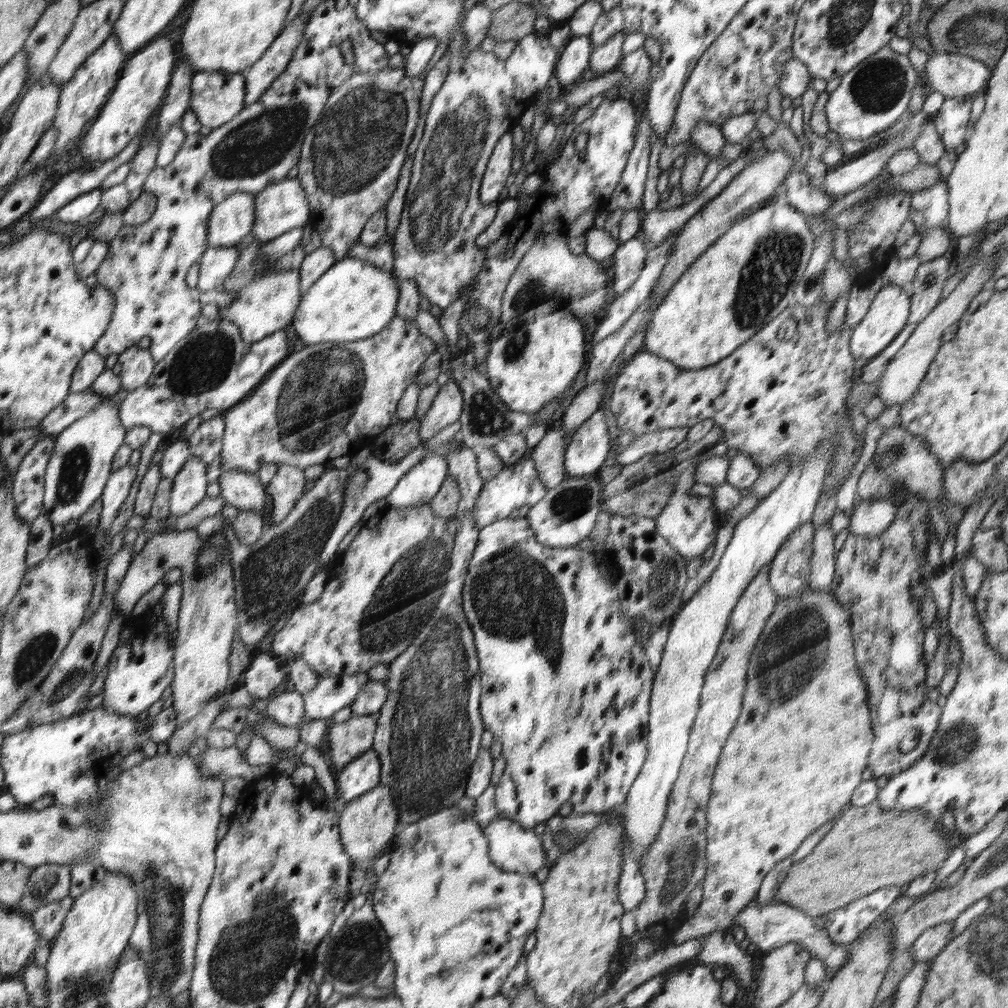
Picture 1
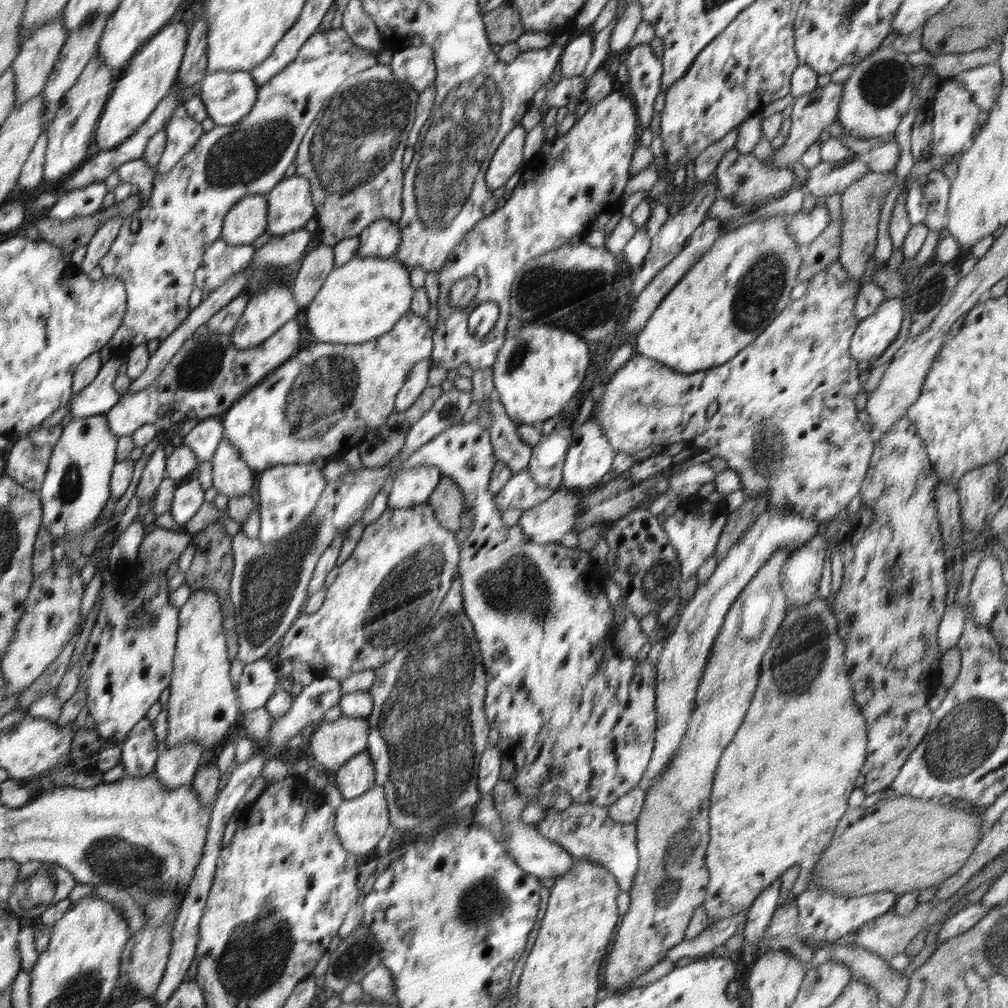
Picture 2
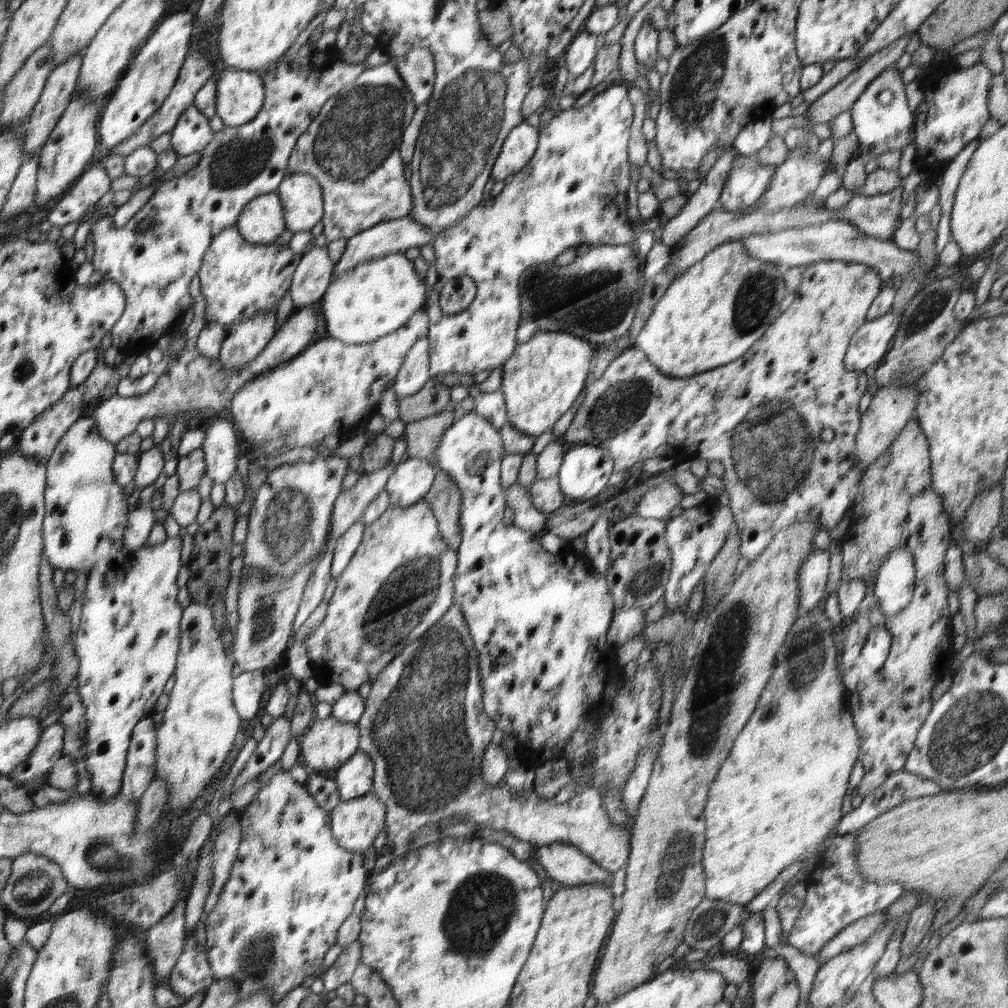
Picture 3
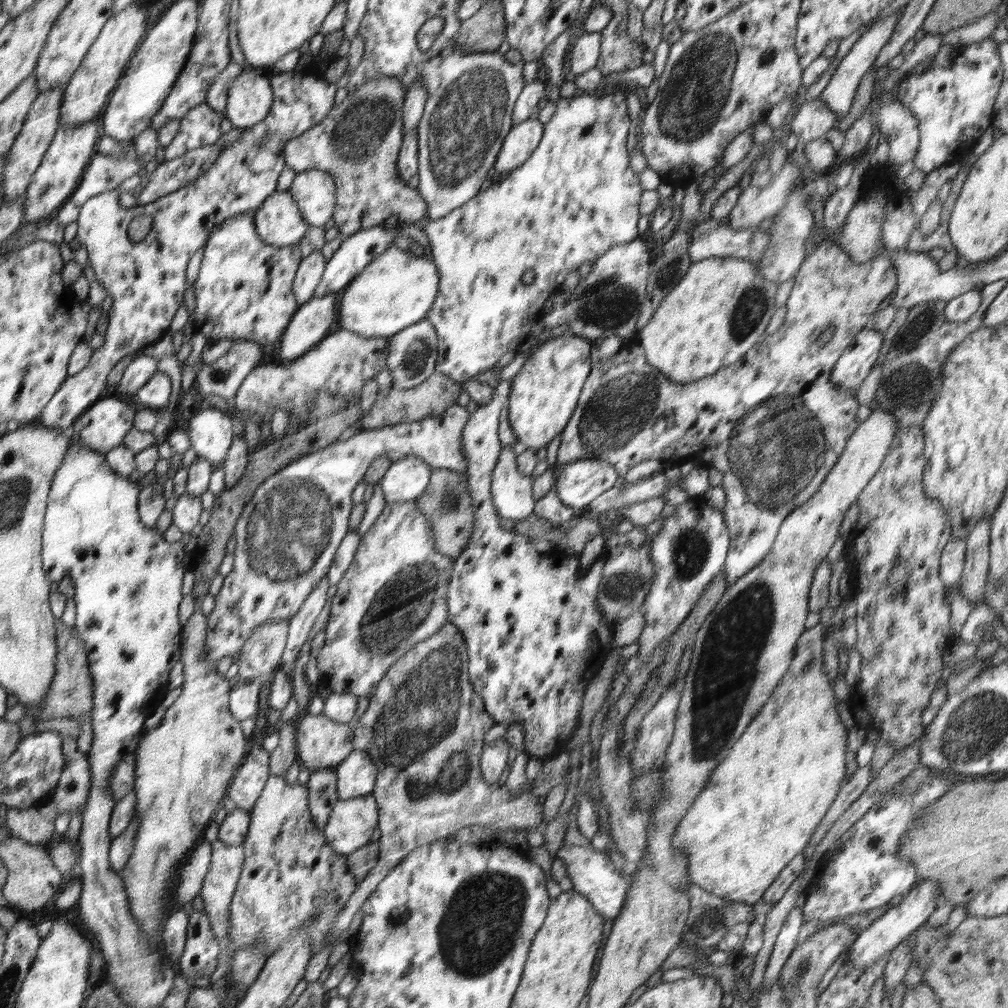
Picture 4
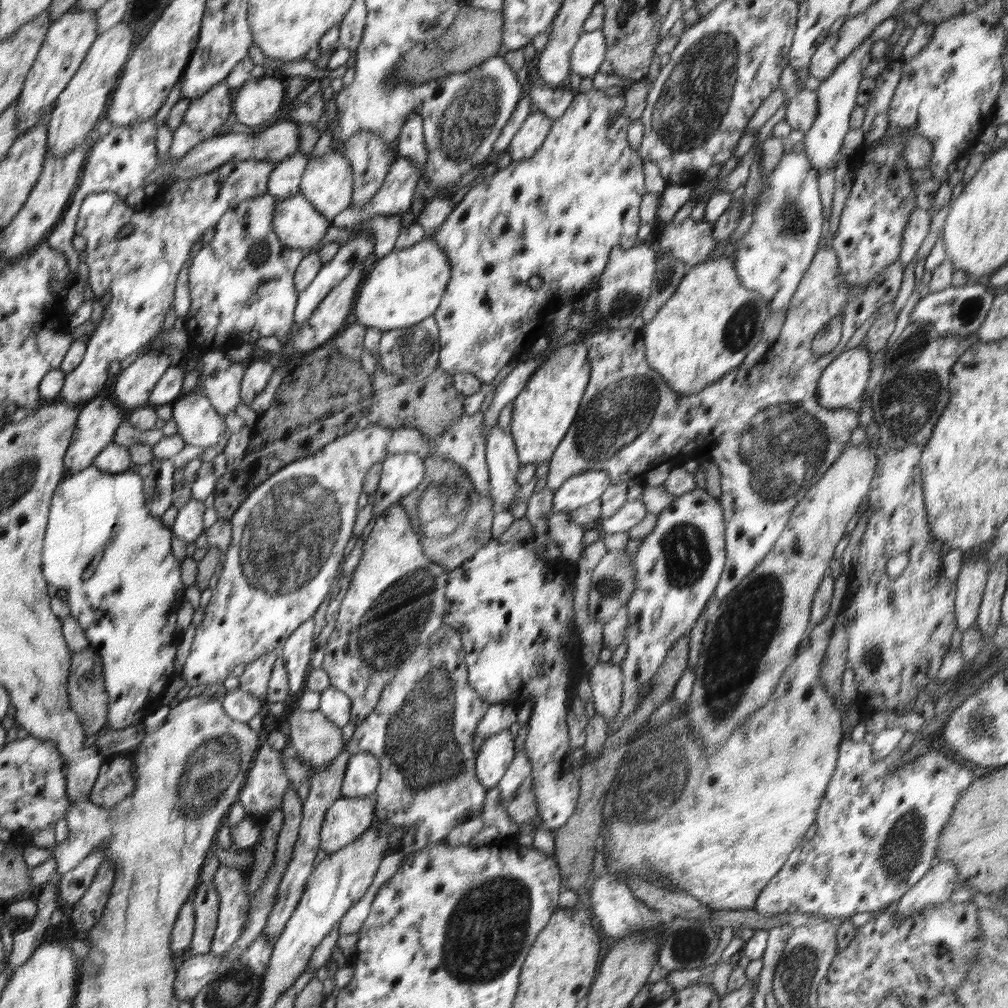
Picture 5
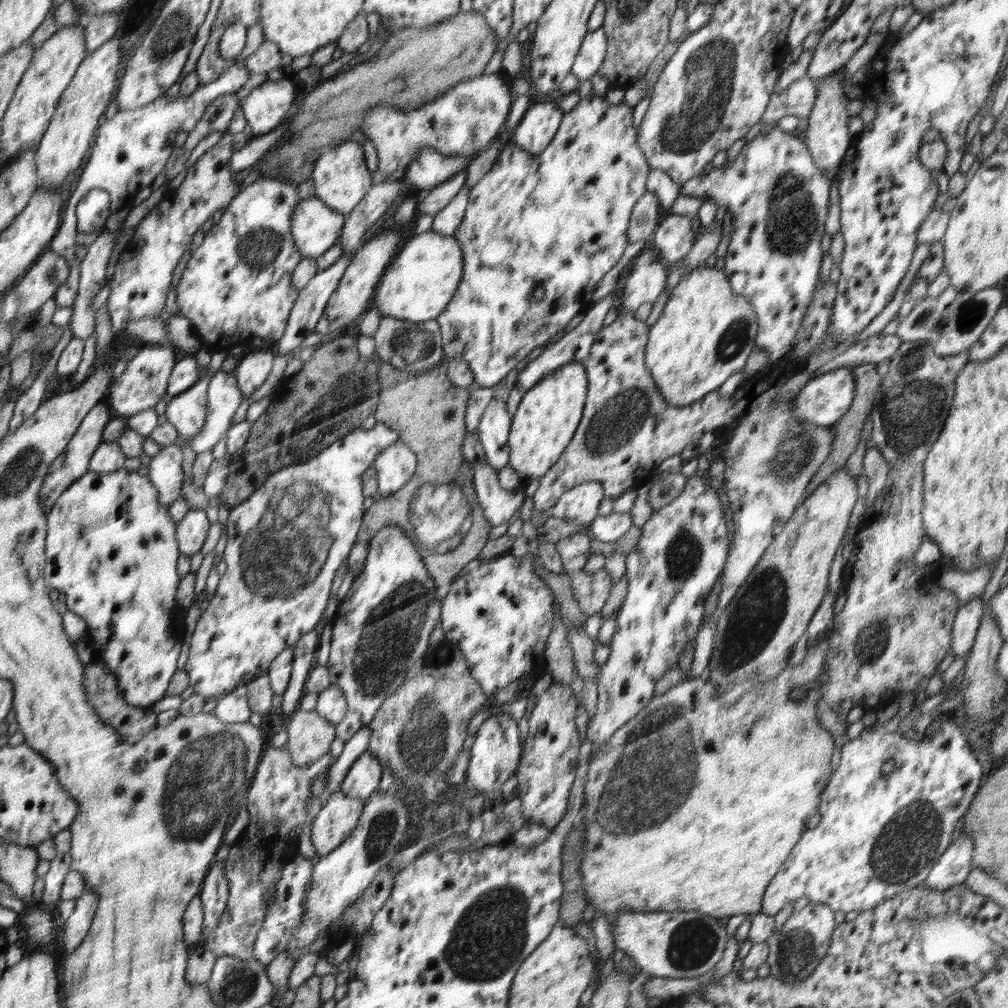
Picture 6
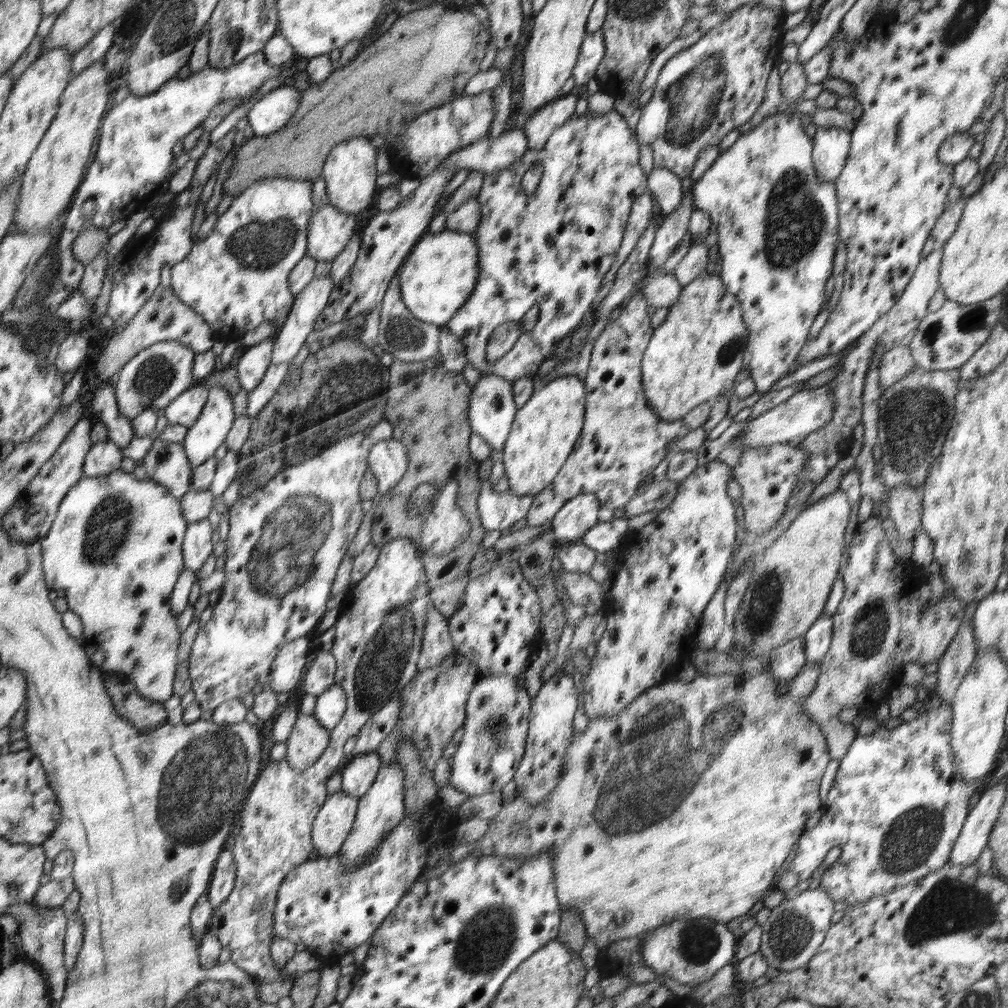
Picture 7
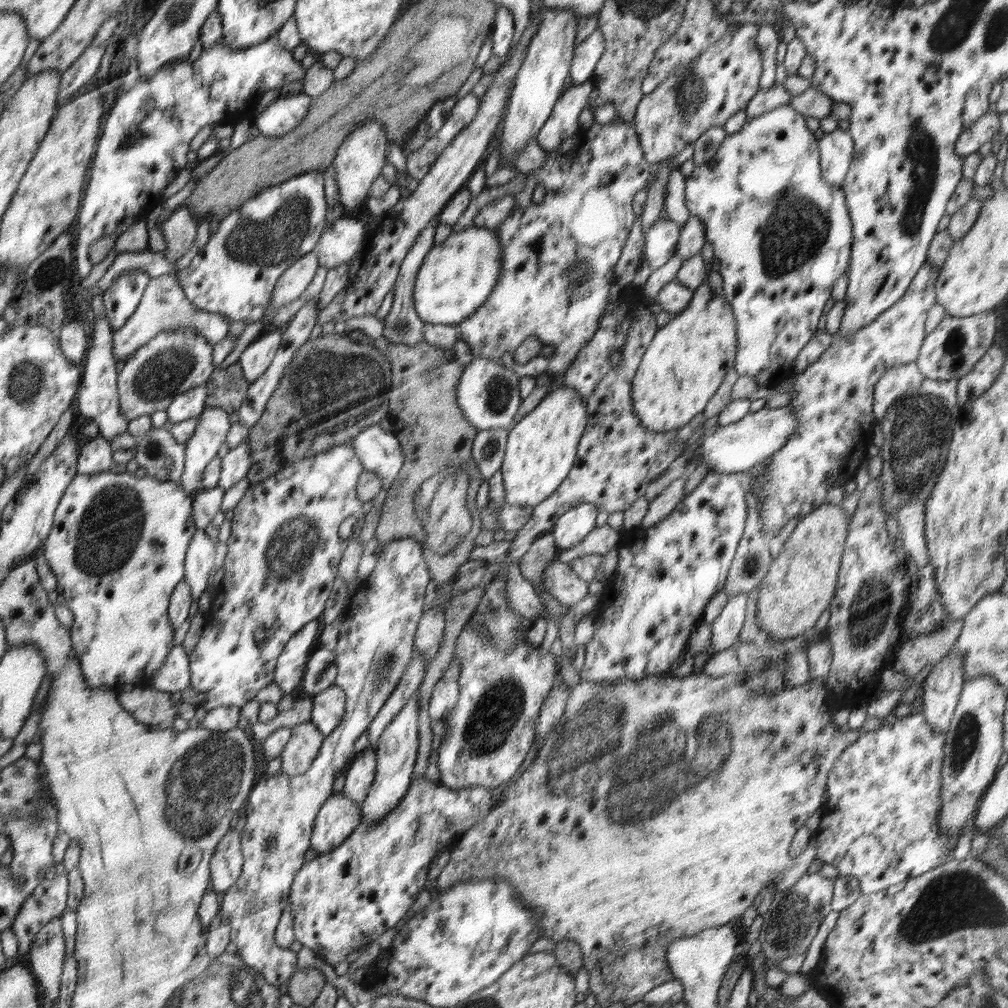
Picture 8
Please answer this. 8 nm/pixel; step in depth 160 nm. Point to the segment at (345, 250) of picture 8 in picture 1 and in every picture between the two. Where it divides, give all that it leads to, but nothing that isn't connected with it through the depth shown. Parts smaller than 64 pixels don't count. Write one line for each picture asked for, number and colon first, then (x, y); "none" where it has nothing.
1: (234, 217)
2: (248, 218)
3: (262, 221)
4: (281, 222)
5: (298, 224)
6: (316, 227)
7: (330, 231)

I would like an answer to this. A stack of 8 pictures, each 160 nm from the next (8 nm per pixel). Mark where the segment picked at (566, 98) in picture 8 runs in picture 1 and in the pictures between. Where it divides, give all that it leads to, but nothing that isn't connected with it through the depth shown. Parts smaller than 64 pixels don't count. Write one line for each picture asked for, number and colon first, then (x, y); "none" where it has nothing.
1: (497, 171)
2: (508, 158)
3: (520, 144)
4: (522, 139)
5: (533, 131)
6: (540, 122)
7: (538, 128)

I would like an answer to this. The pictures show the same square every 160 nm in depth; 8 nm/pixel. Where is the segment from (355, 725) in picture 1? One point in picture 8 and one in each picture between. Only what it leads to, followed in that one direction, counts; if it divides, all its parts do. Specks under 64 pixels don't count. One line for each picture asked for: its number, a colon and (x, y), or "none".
2: (333, 743)
3: (329, 743)
4: (321, 742)
5: (318, 741)
6: (310, 735)
7: (308, 739)
8: (306, 739)

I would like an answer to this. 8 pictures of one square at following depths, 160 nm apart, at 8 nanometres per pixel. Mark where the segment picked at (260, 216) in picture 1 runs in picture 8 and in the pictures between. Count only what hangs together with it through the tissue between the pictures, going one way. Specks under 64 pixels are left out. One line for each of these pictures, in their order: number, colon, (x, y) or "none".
2: (291, 202)
3: (303, 197)
4: (315, 190)
5: (327, 182)
6: (341, 179)
7: (350, 173)
8: (361, 157)

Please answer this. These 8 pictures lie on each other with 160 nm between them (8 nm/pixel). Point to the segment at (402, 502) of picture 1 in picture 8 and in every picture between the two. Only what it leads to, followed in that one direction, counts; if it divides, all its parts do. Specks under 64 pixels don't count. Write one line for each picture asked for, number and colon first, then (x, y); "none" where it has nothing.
2: (413, 486)
3: (412, 479)
4: (406, 479)
5: (401, 473)
6: (395, 466)
7: (388, 460)
8: (379, 451)

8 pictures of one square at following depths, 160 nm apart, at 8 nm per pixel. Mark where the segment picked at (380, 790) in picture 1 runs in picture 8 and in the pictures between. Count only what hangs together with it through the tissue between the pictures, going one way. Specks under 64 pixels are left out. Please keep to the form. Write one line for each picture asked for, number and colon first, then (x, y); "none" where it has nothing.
2: (360, 823)
3: (355, 823)
4: (351, 823)
5: (346, 820)
6: (340, 814)
7: (335, 819)
8: (339, 816)

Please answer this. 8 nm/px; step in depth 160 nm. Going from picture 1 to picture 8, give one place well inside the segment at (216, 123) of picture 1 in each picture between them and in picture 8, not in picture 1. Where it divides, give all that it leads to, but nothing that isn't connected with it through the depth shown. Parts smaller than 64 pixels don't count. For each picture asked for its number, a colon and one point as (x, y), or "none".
2: (228, 97)
3: (240, 95)
4: (250, 98)
5: (257, 100)
6: (264, 107)
7: (273, 111)
8: (281, 117)

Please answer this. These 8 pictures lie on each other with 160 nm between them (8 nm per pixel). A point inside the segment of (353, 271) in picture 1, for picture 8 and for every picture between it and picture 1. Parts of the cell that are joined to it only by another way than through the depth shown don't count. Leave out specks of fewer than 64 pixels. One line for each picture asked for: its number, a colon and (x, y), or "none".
2: (361, 300)
3: (377, 297)
4: (397, 289)
5: (406, 286)
6: (418, 284)
7: (438, 276)
8: (454, 279)

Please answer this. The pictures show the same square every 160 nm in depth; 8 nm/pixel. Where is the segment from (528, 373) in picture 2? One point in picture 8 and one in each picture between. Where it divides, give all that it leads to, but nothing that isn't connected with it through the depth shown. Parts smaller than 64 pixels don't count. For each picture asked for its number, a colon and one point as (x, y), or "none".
3: (541, 380)
4: (543, 395)
5: (543, 412)
6: (549, 414)
7: (545, 430)
8: (541, 449)

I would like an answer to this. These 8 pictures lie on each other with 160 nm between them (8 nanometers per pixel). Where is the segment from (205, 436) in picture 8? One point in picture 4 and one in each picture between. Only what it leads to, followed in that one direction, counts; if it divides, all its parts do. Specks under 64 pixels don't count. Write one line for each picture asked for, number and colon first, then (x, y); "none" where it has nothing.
4: (223, 377)
5: (220, 377)
6: (223, 396)
7: (209, 433)

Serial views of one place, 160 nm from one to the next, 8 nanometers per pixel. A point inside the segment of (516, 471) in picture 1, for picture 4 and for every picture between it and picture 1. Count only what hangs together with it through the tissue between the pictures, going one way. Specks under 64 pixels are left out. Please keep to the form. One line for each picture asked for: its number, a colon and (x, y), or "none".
2: (521, 491)
3: (545, 495)
4: (550, 507)

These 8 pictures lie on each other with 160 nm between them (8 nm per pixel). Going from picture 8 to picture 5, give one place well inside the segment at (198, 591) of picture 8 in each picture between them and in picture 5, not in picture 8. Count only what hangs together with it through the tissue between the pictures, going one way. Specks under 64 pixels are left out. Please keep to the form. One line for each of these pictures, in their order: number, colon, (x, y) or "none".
5: (187, 526)
6: (192, 529)
7: (197, 546)

